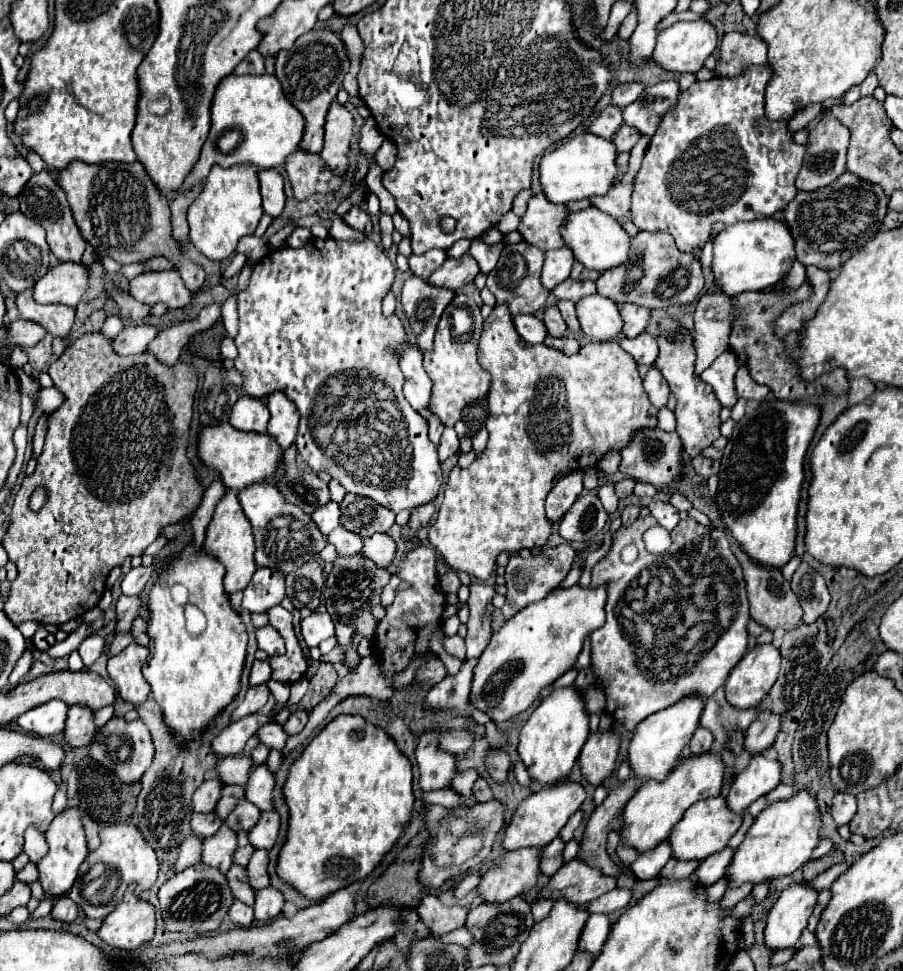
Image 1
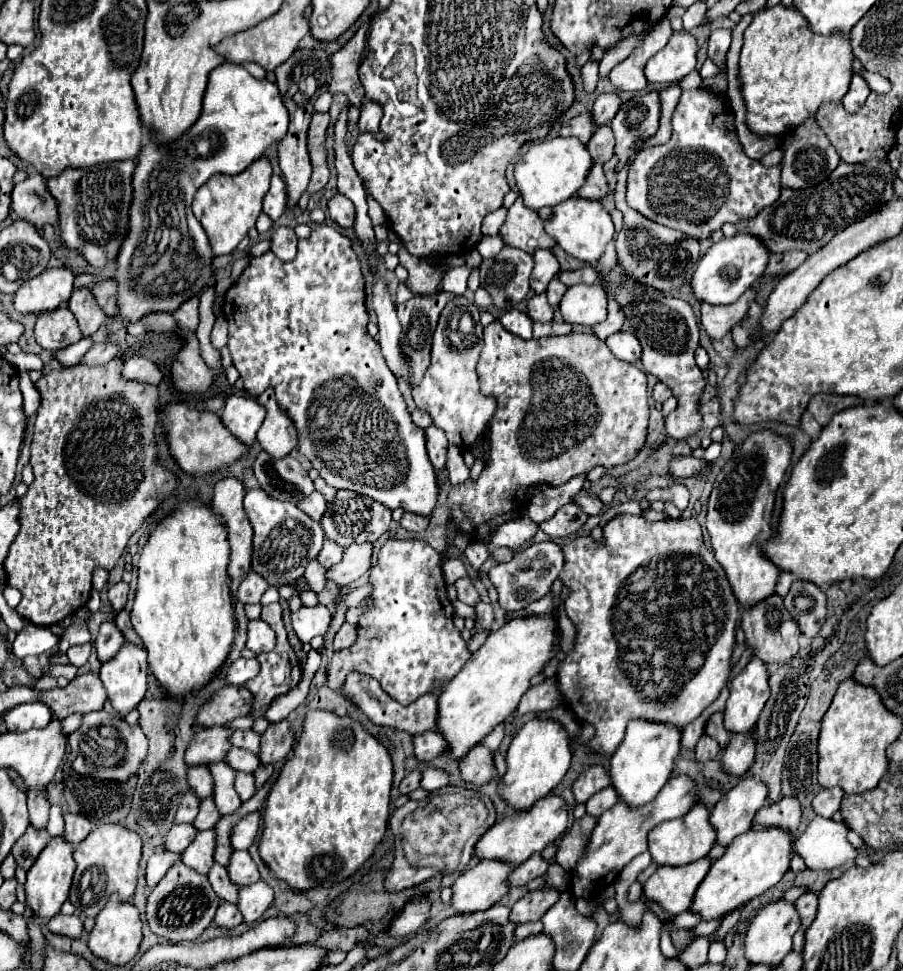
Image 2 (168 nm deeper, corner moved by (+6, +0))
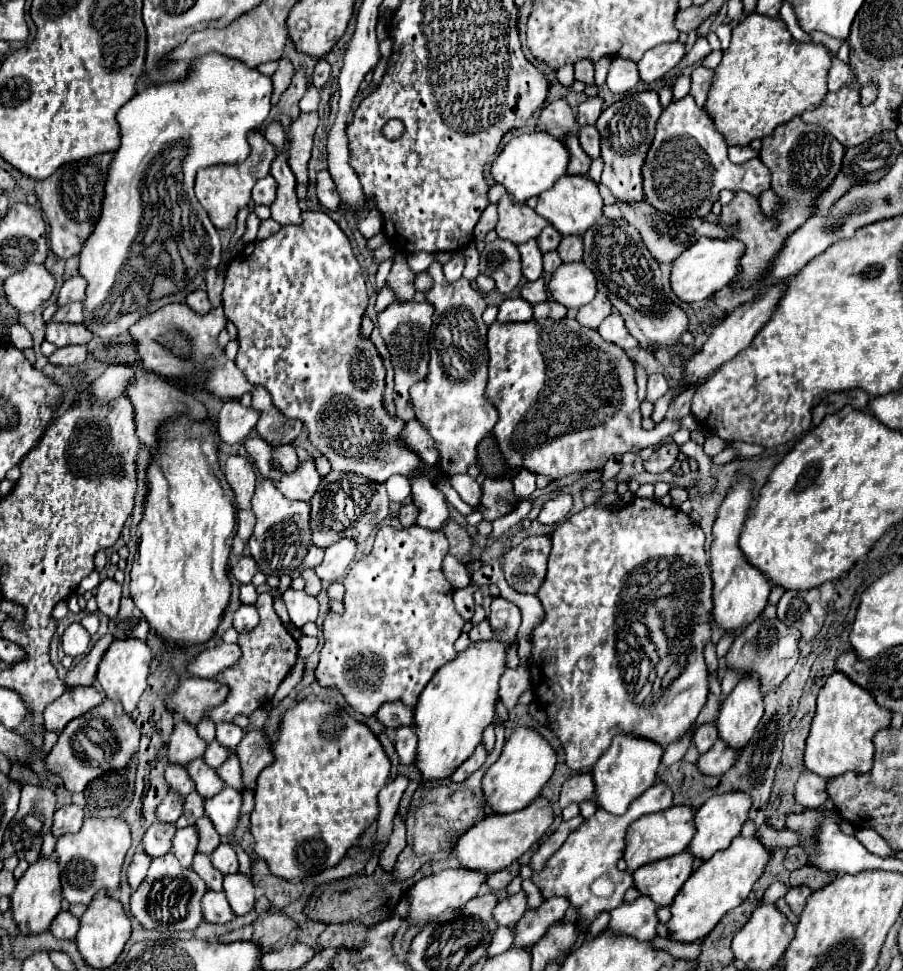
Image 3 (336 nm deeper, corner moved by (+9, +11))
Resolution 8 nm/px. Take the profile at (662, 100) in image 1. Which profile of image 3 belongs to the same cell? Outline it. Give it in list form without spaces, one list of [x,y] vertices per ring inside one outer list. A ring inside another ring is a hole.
[[[639,92],[639,94],[629,94],[623,100],[611,104],[607,110],[601,112],[599,120],[595,122],[595,128],[599,128],[599,134],[601,134],[601,158],[605,164],[601,182],[621,202],[635,204],[645,200],[641,168],[645,164],[647,150],[653,144],[655,124],[661,112],[663,108],[659,104],[657,92]]]

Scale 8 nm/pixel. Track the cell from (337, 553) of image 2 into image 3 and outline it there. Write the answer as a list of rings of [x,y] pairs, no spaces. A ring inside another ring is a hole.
[[[311,546],[299,570],[305,570],[305,568],[315,568],[315,566],[317,566],[317,564],[319,564],[319,562],[323,560],[323,552],[325,552],[323,548],[317,548],[317,546]]]

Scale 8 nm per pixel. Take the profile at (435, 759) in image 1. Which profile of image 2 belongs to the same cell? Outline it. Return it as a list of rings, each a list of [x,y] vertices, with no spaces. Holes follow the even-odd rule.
[[[420,769],[410,771],[410,773],[402,779],[402,783],[400,783],[400,793],[402,793],[402,795],[412,793],[414,789],[420,787],[420,781],[422,781],[422,771],[420,771]]]

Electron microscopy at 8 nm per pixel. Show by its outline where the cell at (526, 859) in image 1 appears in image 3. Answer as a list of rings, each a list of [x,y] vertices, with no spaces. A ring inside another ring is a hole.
[[[457,868],[457,870],[445,870],[439,874],[431,874],[431,876],[419,880],[407,892],[407,898],[409,898],[407,922],[411,926],[427,924],[427,922],[439,918],[447,908],[459,908],[463,902],[469,902],[471,898],[477,896],[477,890],[485,882],[485,878],[487,876],[483,876],[483,872],[465,872],[465,868]]]

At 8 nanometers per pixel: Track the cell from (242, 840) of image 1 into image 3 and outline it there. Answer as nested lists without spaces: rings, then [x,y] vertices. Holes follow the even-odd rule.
[[[201,816],[195,822],[195,828],[199,832],[199,844],[197,844],[197,852],[201,854],[211,854],[217,846],[219,846],[219,834],[215,832],[211,820],[207,820],[207,816]]]

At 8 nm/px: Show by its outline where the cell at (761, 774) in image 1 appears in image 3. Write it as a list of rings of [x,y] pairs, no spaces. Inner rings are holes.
[[[727,792],[727,794],[717,794],[711,796],[697,812],[695,812],[695,836],[687,846],[687,852],[693,858],[699,860],[709,860],[715,852],[725,850],[735,836],[739,836],[741,826],[747,820],[747,808],[751,808],[751,800],[743,796],[743,792]]]

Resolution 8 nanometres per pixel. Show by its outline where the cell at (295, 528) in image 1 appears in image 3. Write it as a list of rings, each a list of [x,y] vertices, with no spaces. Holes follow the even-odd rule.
[[[271,480],[259,482],[259,488],[253,496],[253,512],[257,516],[255,530],[249,538],[249,552],[257,562],[257,568],[263,574],[295,574],[311,546],[311,528],[309,528],[309,504],[285,498]]]

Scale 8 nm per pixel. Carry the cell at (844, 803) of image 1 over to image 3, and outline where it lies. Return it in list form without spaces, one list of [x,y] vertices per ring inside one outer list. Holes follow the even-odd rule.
[[[803,772],[795,784],[795,802],[803,808],[819,808],[827,800],[827,780],[813,774]]]

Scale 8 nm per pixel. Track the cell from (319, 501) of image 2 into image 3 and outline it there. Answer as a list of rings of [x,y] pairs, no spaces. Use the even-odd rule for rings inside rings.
[[[307,458],[299,462],[299,466],[291,472],[281,476],[281,480],[275,480],[275,486],[289,498],[289,500],[303,500],[309,502],[311,496],[319,490],[321,476],[315,468],[313,458]]]

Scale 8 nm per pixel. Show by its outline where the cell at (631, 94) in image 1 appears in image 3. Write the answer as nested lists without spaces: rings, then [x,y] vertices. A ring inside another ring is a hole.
[[[599,96],[587,98],[583,104],[579,104],[579,108],[577,108],[577,124],[579,126],[595,124],[595,120],[599,118],[599,112],[601,112],[601,104],[603,104],[603,100]]]

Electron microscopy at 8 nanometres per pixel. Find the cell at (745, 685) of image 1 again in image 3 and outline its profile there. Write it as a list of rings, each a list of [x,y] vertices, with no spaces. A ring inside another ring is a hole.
[[[739,680],[735,690],[723,702],[717,716],[719,738],[733,750],[743,750],[755,734],[763,716],[763,696],[755,680]]]

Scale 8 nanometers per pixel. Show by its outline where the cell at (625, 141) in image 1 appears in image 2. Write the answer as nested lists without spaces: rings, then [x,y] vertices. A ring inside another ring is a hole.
[[[602,125],[596,129],[594,137],[590,139],[590,143],[586,145],[590,155],[594,155],[596,163],[606,163],[612,155],[614,155],[614,133],[608,125]]]

